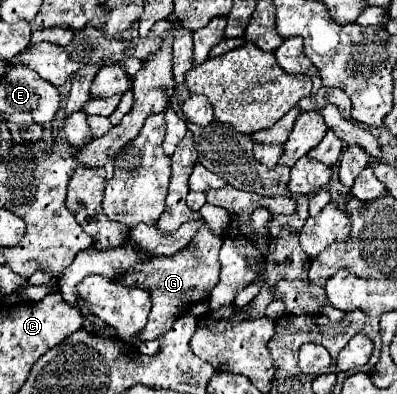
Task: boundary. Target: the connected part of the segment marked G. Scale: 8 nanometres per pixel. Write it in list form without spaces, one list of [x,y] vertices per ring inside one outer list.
[[[204,225],[196,233],[196,237],[188,245],[188,249],[180,251],[174,257],[154,257],[150,261],[138,263],[134,273],[128,271],[126,283],[148,289],[152,295],[152,311],[150,311],[148,323],[146,323],[144,331],[136,337],[136,341],[158,339],[162,333],[166,333],[172,327],[172,323],[184,313],[186,307],[190,309],[196,301],[204,301],[210,297],[210,291],[216,287],[218,277],[220,277],[220,261],[218,261],[220,247],[222,247],[222,239],[216,237],[214,233],[210,233],[208,227]]]

